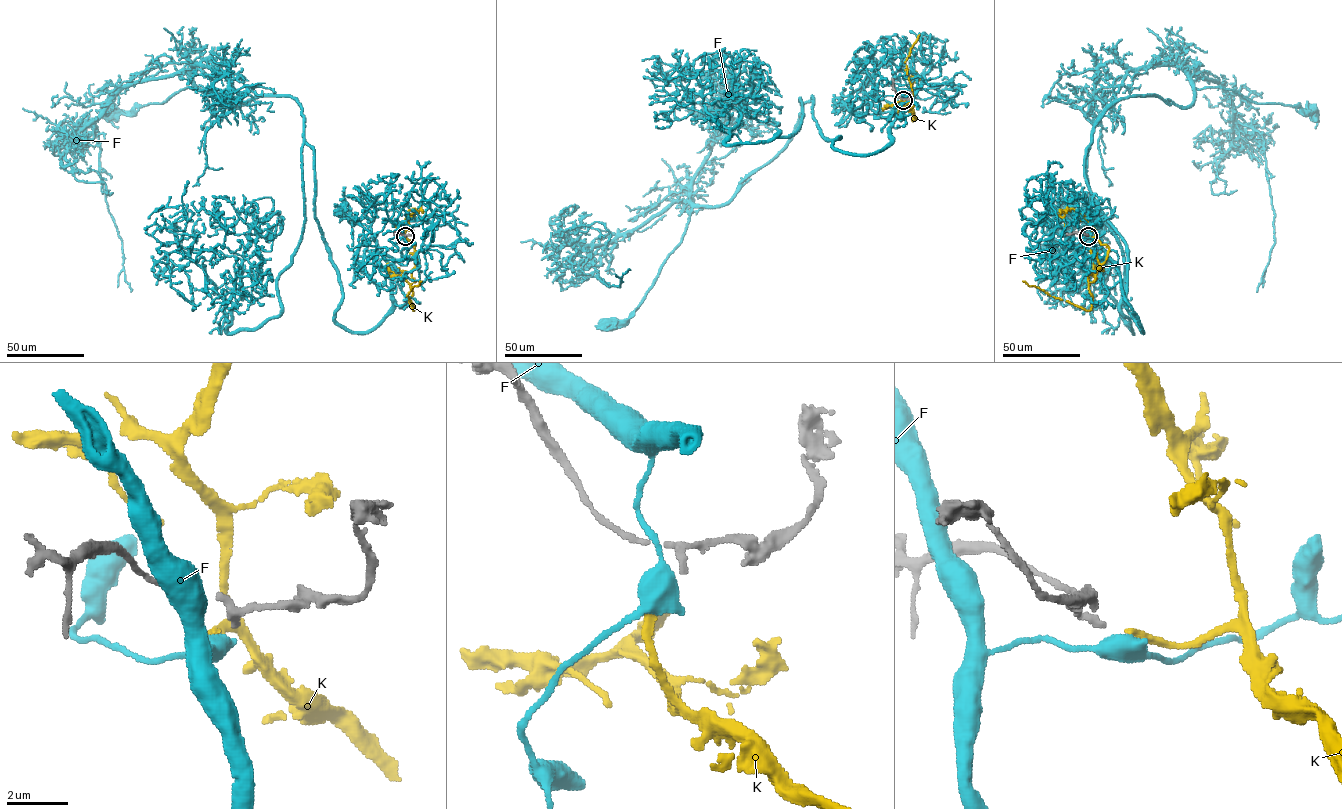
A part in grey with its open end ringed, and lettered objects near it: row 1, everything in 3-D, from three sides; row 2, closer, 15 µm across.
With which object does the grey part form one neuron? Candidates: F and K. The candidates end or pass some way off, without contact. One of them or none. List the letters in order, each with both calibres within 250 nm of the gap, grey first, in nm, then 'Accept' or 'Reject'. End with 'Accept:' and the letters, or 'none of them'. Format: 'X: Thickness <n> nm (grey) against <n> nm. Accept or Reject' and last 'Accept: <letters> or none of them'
F: Thickness 170 nm (grey) against 500 nm. Reject
K: Thickness 170 nm (grey) against 240 nm. Accept
Accept: K

